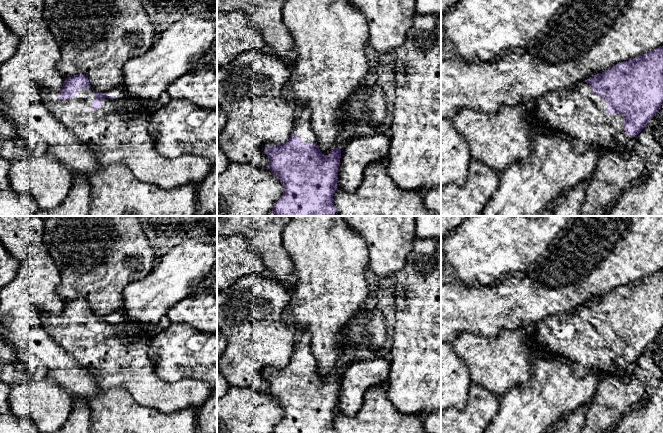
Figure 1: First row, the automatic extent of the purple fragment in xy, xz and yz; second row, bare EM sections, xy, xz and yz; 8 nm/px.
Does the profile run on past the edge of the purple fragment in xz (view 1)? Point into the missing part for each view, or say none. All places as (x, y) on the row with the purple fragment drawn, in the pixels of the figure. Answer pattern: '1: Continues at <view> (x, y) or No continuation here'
1: Continues at xz (302, 128)

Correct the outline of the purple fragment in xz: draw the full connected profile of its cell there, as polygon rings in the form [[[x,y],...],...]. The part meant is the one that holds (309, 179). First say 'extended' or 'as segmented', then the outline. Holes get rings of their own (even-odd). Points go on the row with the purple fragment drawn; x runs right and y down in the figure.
extended | [[[308,108],[296,113],[290,138],[281,145],[267,146],[264,152],[269,159],[268,169],[280,180],[284,190],[283,195],[273,206],[272,214],[276,216],[333,216],[337,212],[333,203],[333,196],[337,188],[341,148],[337,147],[326,156],[322,154],[317,145],[316,134],[310,124]]]

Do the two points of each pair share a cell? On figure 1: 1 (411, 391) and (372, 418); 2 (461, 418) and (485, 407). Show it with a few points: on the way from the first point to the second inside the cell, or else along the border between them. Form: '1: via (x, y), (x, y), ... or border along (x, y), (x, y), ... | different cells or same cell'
1: border along (387, 381), (387, 399), (400, 412), (413, 415) | different cells
2: via (467, 418), (473, 417), (479, 411) | same cell

